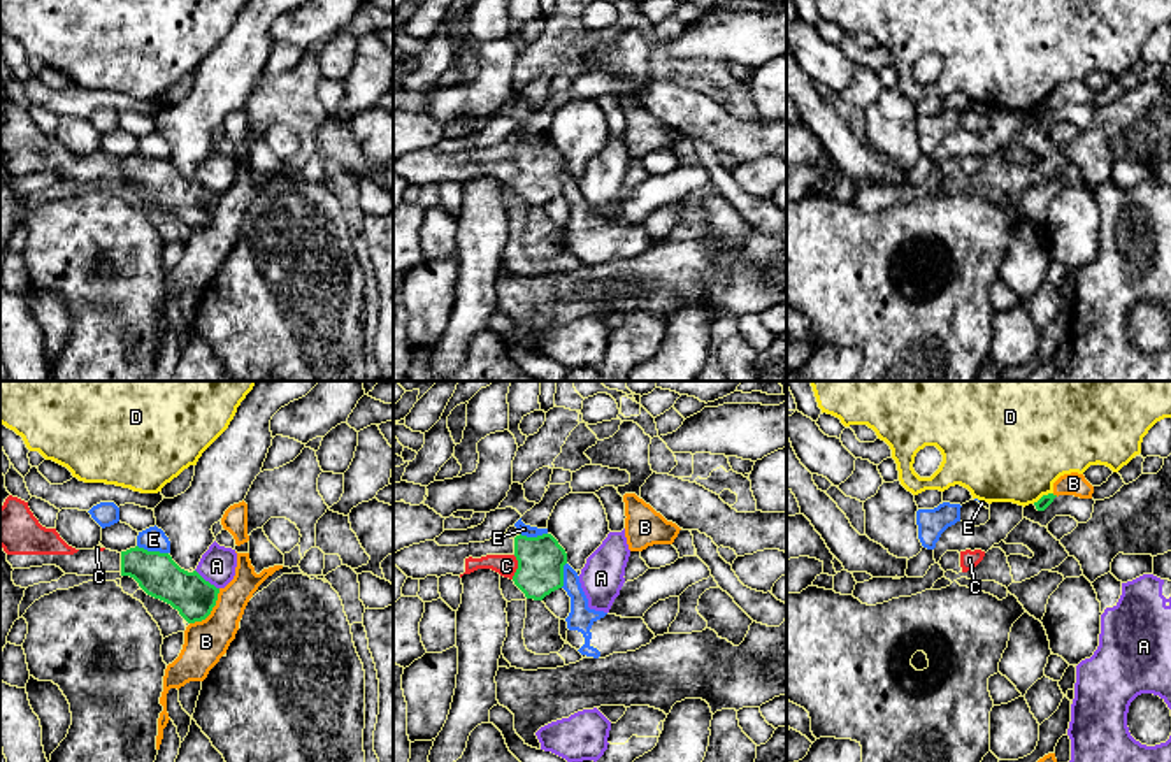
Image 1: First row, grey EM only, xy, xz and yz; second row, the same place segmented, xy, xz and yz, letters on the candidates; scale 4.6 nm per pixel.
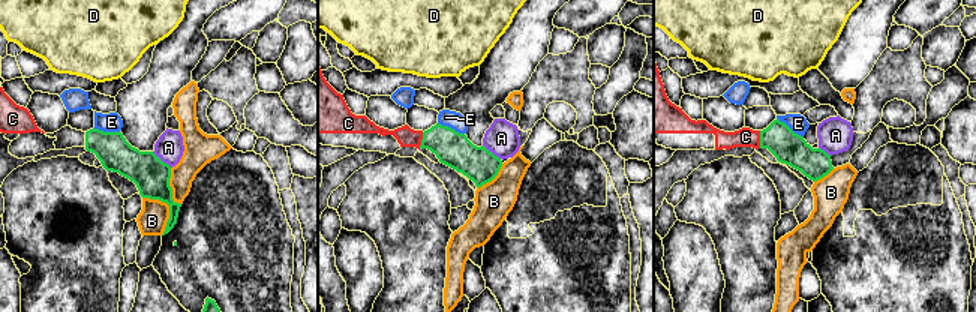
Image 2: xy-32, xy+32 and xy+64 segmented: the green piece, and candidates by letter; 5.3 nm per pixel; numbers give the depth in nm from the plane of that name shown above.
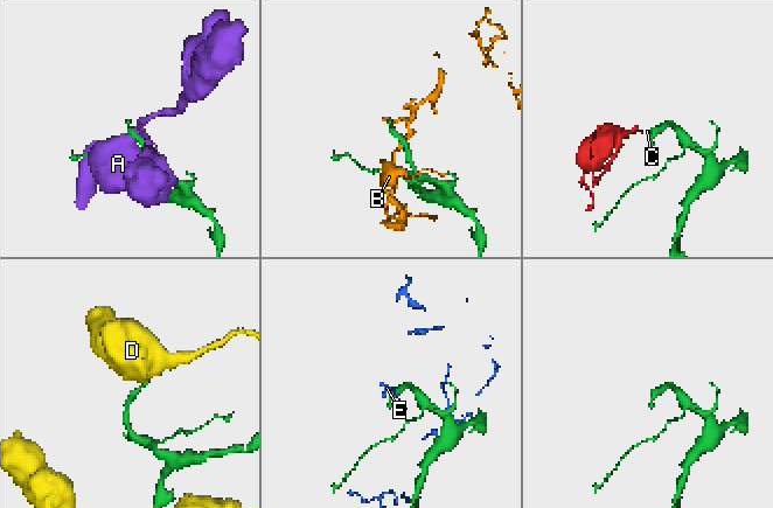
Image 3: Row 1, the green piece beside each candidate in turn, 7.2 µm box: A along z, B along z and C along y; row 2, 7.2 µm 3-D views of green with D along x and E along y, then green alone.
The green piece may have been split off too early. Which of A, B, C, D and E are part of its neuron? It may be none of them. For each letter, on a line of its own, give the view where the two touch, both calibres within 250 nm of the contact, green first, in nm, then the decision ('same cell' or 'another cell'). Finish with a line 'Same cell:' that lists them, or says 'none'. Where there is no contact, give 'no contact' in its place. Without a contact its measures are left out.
A: contact in xy; calibres 190 and 160 nm; another cell
B: contact in xy; calibres 190 and 200 nm; another cell
C: contact in xz; calibres 220 and 100 nm; same cell
D: contact in yz; calibres 60 and 460 nm; another cell
E: contact in xy; calibres 190 and 110 nm; another cell
Same cell: C

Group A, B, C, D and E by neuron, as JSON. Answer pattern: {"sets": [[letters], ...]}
{"sets": [["A"], ["B"], ["C"], ["D"], ["E"]]}

